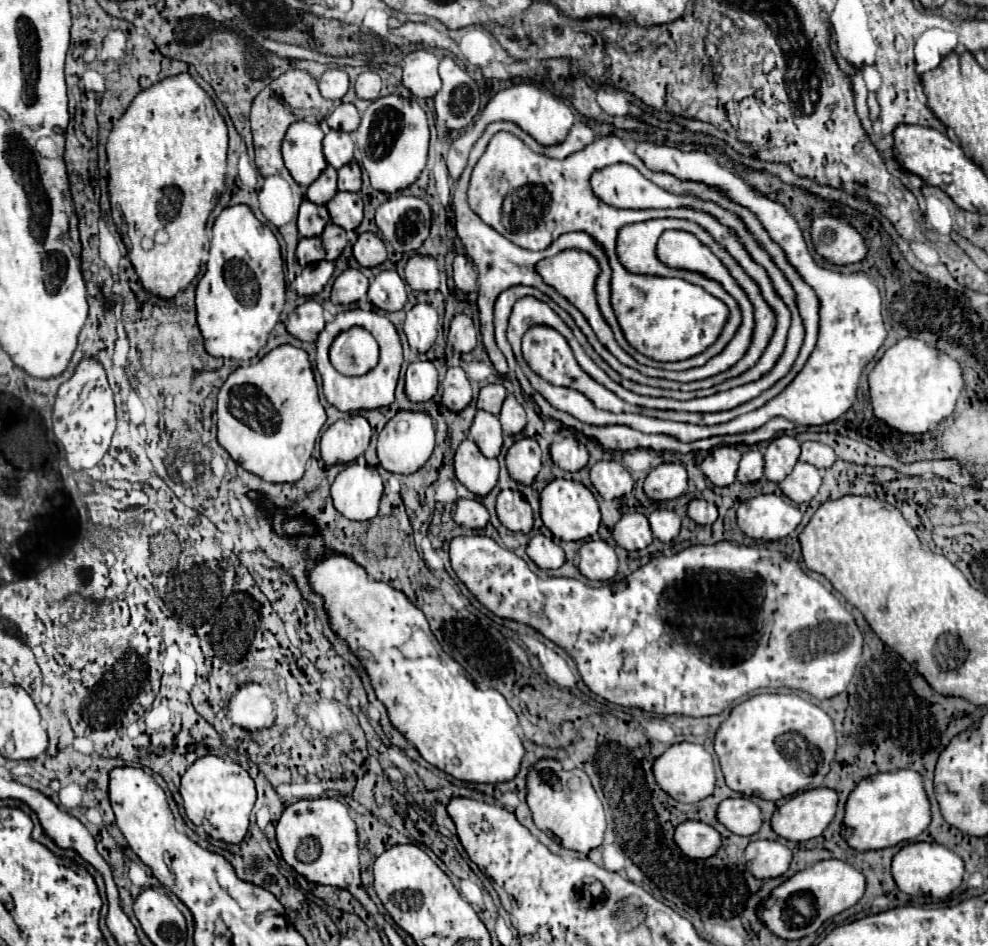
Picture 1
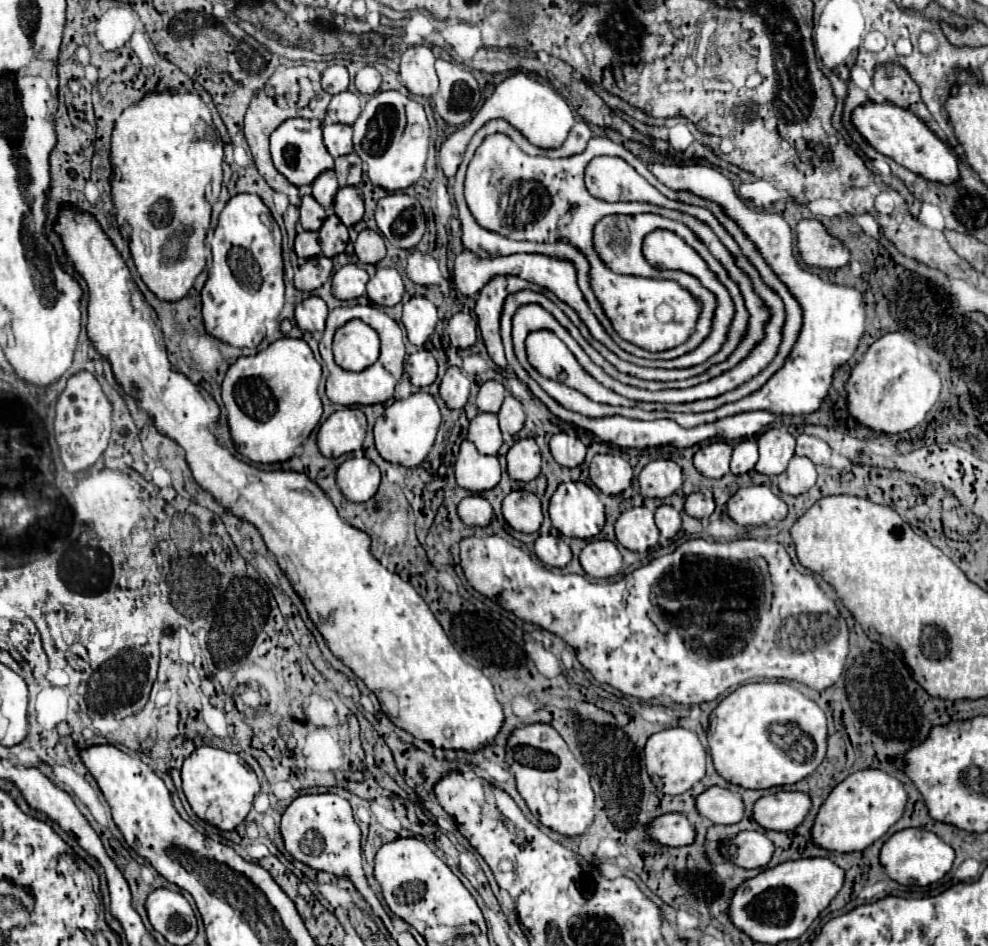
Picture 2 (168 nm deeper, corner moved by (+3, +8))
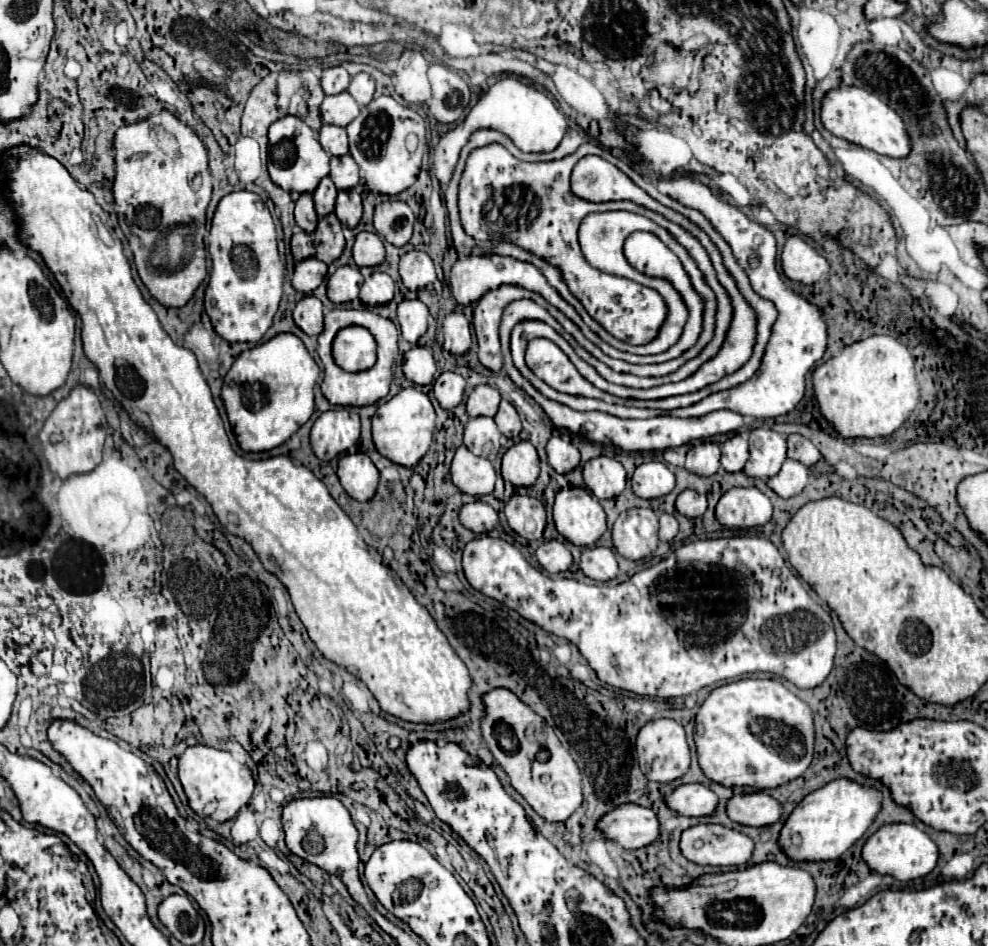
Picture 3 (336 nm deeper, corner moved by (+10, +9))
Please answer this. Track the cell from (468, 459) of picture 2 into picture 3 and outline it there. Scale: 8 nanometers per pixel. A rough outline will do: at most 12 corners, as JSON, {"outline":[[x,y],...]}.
{"outline":[[461,445],[451,479],[467,495],[487,495],[495,487],[489,459]]}

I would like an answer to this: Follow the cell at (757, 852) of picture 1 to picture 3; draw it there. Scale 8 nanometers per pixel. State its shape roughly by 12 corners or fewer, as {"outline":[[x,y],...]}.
{"outline":[[707,823],[683,831],[681,851],[699,865],[741,867],[755,841]]}

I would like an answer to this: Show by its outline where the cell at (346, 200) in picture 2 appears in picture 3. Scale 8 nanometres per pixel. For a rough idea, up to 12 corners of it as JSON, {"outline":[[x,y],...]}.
{"outline":[[353,189],[339,191],[335,215],[345,227],[361,219],[361,197]]}

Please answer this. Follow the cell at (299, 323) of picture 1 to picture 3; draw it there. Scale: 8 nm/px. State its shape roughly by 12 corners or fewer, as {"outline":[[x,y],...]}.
{"outline":[[303,297],[293,319],[307,335],[323,331],[323,303]]}

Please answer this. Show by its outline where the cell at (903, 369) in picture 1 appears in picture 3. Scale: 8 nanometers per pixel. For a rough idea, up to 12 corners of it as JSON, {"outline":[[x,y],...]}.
{"outline":[[891,335],[813,373],[843,437],[887,437],[919,403],[909,349]]}

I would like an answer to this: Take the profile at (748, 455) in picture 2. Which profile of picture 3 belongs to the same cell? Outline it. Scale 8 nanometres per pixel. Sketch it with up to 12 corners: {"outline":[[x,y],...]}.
{"outline":[[747,433],[721,447],[721,467],[741,471],[749,459]]}

